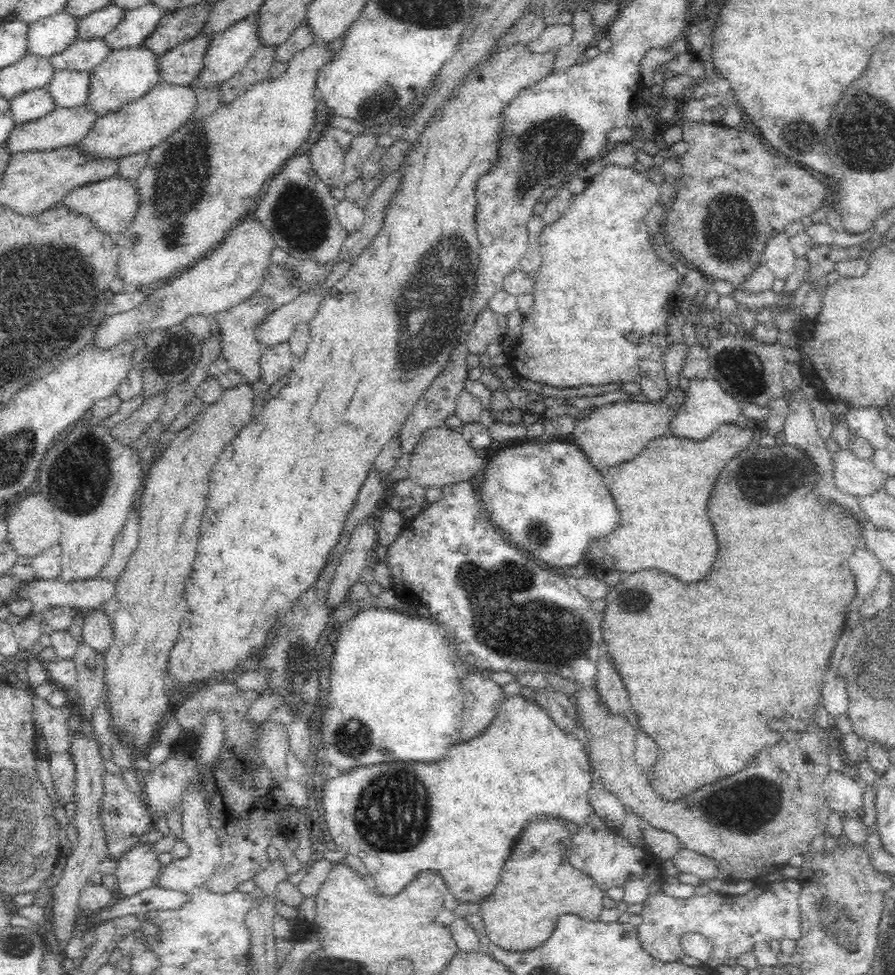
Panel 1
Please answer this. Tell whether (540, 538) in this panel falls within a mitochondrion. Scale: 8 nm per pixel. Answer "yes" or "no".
yes

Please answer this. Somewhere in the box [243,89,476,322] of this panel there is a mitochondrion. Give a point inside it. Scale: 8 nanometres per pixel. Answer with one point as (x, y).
(292, 207)

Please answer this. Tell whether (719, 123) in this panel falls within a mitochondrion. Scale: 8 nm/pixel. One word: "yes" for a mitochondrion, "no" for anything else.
no

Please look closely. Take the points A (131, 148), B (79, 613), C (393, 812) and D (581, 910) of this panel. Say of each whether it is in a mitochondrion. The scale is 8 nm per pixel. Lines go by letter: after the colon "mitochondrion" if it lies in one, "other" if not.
A: other
B: other
C: mitochondrion
D: other

